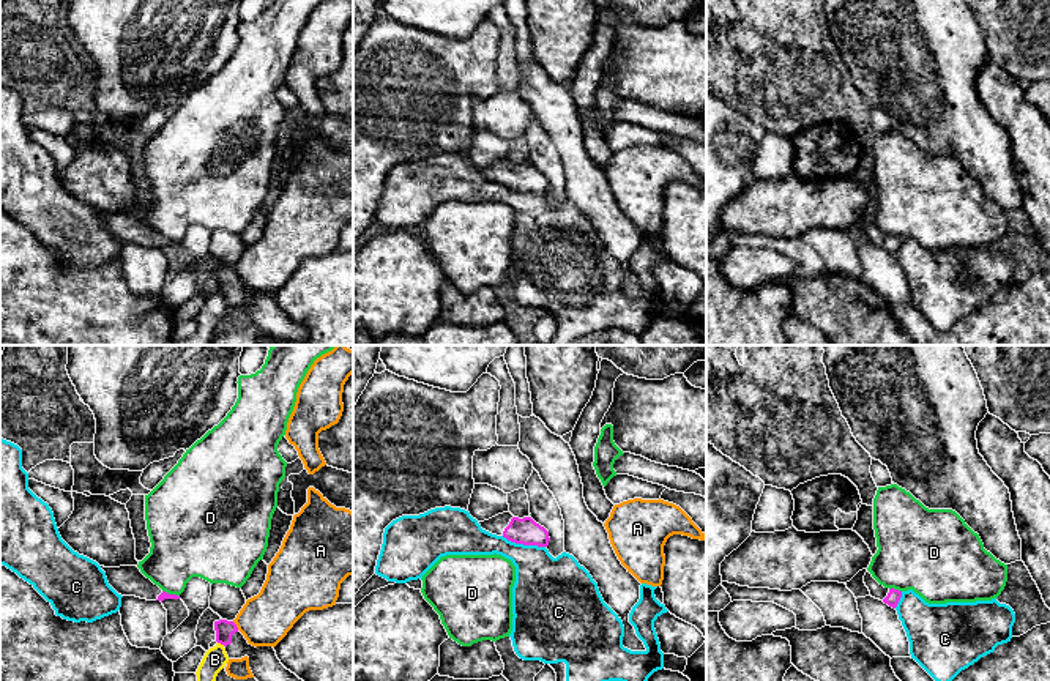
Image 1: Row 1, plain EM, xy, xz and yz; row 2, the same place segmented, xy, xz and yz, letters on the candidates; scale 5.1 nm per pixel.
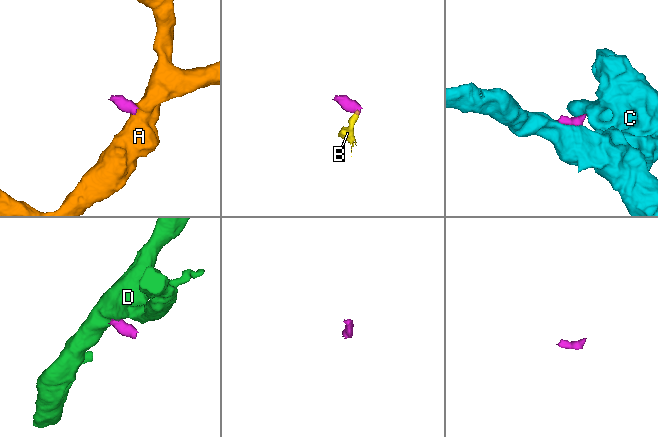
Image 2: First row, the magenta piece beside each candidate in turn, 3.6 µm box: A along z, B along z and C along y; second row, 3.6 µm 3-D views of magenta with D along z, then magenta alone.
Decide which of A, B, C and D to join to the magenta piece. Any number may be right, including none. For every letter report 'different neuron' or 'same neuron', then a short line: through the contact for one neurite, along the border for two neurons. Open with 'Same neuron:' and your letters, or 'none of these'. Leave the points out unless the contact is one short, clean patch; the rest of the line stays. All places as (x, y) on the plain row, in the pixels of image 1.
Same neuron: none of these
A: different neuron; line xy (232, 268), (238, 276)
B: different neuron; line xy (218, 289), (224, 292)
C: different neuron
D: different neuron; line yz (889, 235), (901, 238)

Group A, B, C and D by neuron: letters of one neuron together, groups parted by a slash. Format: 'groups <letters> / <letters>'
groups A / B / C / D

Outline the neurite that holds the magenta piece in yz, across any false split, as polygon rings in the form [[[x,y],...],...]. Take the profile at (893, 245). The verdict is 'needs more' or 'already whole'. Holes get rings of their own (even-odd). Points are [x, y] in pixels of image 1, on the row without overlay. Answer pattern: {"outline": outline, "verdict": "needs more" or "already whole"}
{"outline": [[[869,218],[864,222],[864,230],[869,235],[872,244],[883,247],[884,251],[888,251],[892,255],[897,254],[897,251],[902,244],[902,238],[894,236],[894,235],[891,235],[891,236],[884,235],[872,224],[872,221]]], "verdict": "needs more"}

